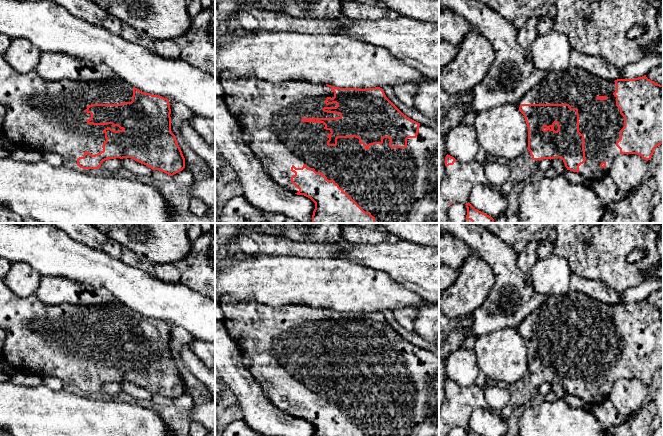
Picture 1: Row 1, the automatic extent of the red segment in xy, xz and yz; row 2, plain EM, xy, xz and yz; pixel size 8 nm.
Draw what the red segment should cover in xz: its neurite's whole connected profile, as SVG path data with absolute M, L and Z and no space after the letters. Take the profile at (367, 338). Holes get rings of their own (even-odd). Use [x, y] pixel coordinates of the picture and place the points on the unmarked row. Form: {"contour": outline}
{"contour": "M233 297L221 298L220 305L227 332L240 352L251 357L248 370L260 385L263 394L284 414L310 422L315 427L313 436L439 436L439 393L432 384L439 374L439 358L435 353L404 339L386 321L382 312L339 312L302 304L272 307L253 298L237 300Z"}

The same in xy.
{"contour": "M0 278L0 328L5 332L6 339L3 346L2 360L6 361L16 372L31 373L41 377L54 376L60 379L64 385L77 388L83 393L98 393L105 384L115 382L131 382L144 388L152 394L162 395L170 400L182 395L185 392L185 382L177 367L175 359L171 355L171 333L167 322L150 317L142 316L132 311L127 306L120 303L117 299L102 305L75 305L75 304L44 304L36 294L22 298L15 295L5 284L4 279Z"}

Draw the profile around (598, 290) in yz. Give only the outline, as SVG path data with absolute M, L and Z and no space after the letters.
M574 273L570 277L570 291L581 292L600 302L615 305L620 302L621 293L598 280L582 278Z

